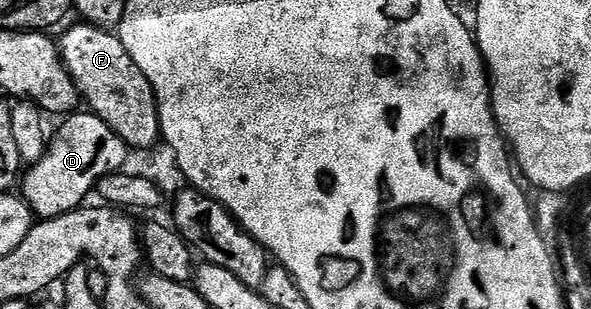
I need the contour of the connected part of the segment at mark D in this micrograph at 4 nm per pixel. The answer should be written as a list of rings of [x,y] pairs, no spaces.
[[[73,112],[63,119],[57,134],[51,135],[48,150],[42,160],[31,163],[22,178],[22,194],[37,219],[48,219],[68,214],[85,205],[84,197],[97,189],[100,179],[108,174],[119,174],[128,162],[130,148],[117,134],[104,123],[97,114],[91,112]]]

